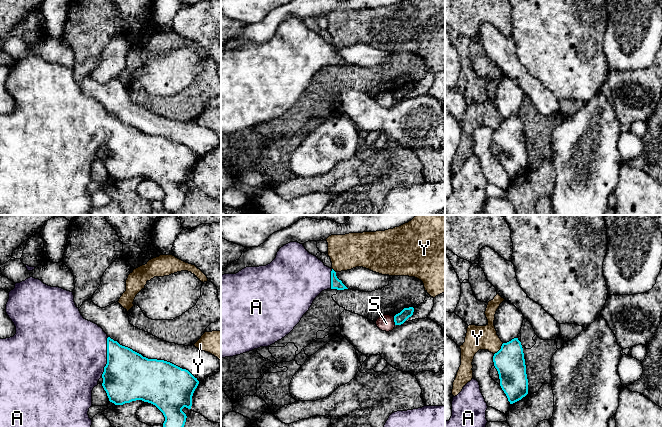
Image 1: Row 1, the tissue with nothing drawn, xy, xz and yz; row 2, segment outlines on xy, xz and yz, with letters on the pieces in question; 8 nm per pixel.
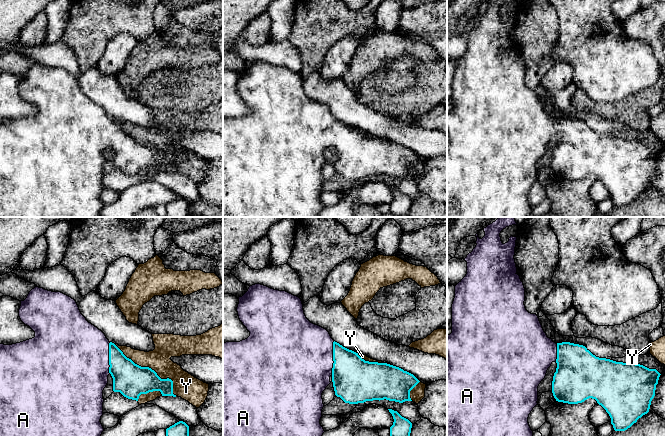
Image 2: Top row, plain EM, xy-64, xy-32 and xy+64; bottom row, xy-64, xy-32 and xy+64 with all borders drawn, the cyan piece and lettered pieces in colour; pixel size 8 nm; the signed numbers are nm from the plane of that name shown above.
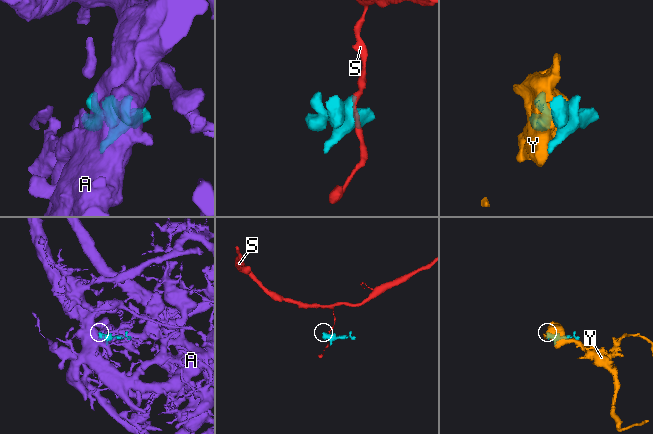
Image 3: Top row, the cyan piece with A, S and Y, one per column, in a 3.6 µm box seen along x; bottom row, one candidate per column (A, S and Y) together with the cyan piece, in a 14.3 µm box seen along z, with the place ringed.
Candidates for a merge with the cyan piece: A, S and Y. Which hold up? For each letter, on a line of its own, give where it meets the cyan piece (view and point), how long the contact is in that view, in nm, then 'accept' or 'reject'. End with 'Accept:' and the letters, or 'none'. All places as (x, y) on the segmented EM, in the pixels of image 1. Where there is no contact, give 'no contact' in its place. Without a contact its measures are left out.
A: xy (107, 356) | 320 nm | accept
S: xz (394, 321) | 70 nm | reject
Y: yz (500, 349) | 120 nm | reject
Accept: A

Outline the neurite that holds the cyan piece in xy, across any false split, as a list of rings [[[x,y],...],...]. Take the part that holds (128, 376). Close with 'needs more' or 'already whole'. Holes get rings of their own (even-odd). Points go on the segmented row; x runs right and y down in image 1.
[[[30,277],[25,281],[15,284],[15,288],[9,293],[6,304],[6,313],[16,327],[16,334],[13,337],[0,339],[0,427],[91,427],[92,420],[88,411],[92,406],[92,390],[98,385],[99,379],[103,378],[102,386],[107,393],[109,401],[115,405],[123,405],[136,400],[155,405],[164,415],[163,427],[184,427],[186,414],[182,411],[184,407],[191,409],[192,396],[199,381],[188,370],[182,369],[170,362],[157,359],[148,359],[132,349],[120,345],[103,331],[97,324],[83,318],[79,308],[74,302],[73,292],[59,287],[51,287],[41,280]]] | needs more

